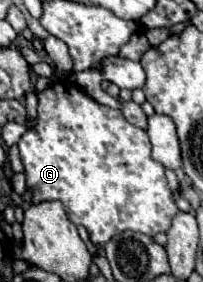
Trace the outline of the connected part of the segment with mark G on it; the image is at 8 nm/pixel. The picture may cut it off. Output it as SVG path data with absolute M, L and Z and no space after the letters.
M55 82L37 94L37 126L27 130L19 140L21 160L25 166L27 188L33 188L33 204L59 200L73 224L87 228L95 246L105 246L115 234L125 230L155 236L167 232L179 208L173 202L173 192L165 178L165 168L151 158L151 142L147 132L129 124L121 110L107 108L93 98L87 98L75 84Z

